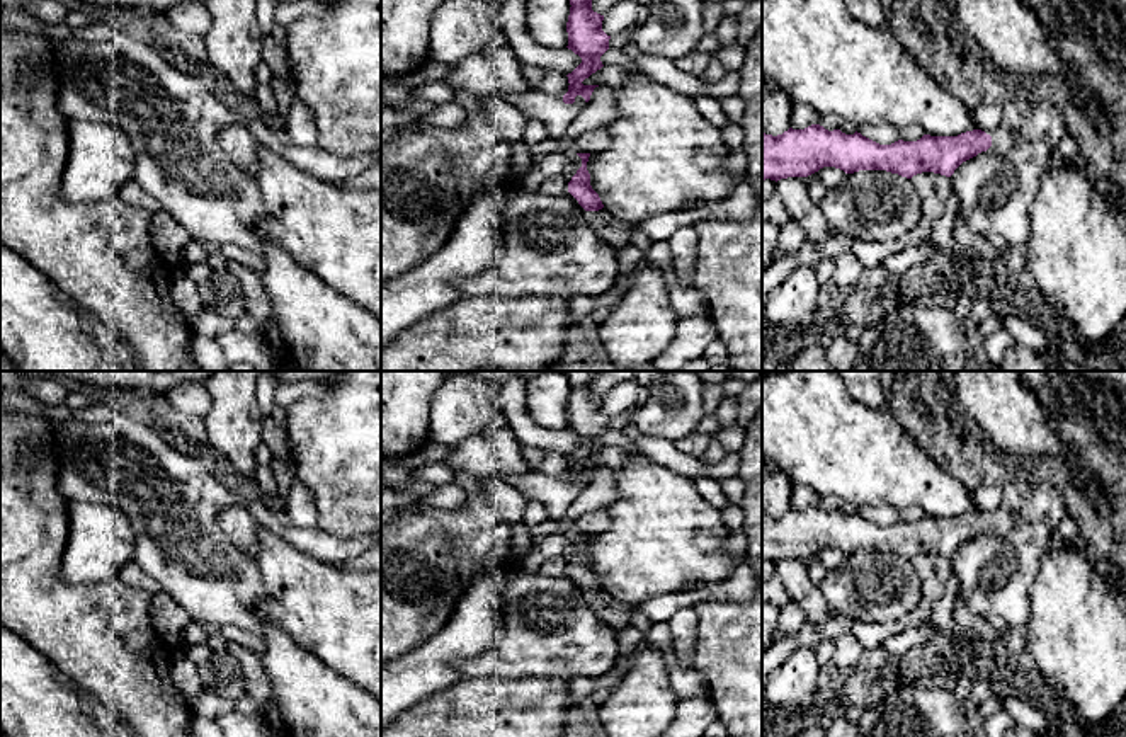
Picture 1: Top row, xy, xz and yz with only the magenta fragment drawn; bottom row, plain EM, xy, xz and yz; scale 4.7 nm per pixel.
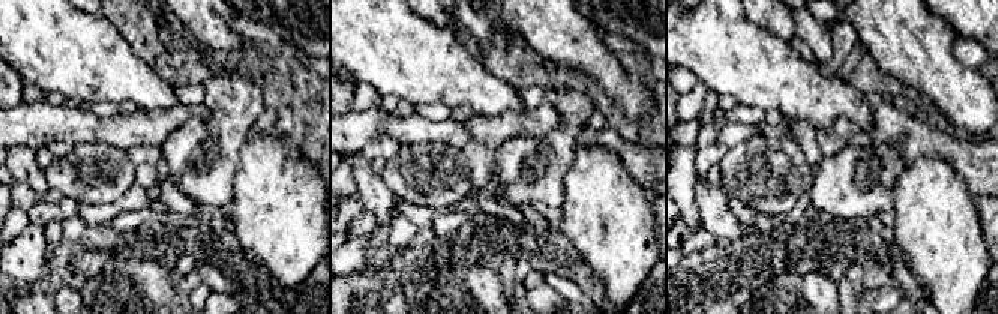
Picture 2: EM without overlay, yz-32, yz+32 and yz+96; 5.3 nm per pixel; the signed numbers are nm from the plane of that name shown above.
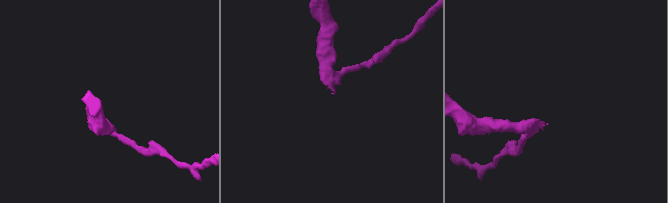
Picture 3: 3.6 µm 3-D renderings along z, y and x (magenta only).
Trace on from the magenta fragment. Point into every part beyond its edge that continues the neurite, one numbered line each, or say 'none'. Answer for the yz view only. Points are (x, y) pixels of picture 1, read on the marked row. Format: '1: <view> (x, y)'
1: yz (1002, 140)

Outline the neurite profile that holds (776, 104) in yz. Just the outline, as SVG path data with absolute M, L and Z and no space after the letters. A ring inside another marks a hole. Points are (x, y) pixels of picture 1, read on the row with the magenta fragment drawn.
M762 78L762 133L782 134L791 126L793 100L774 82Z

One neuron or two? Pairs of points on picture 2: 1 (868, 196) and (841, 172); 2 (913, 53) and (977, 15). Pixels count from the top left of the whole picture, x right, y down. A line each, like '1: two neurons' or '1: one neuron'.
1: one neuron
2: two neurons

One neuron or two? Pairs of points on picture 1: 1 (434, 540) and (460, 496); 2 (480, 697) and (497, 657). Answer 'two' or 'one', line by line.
1: two
2: two

